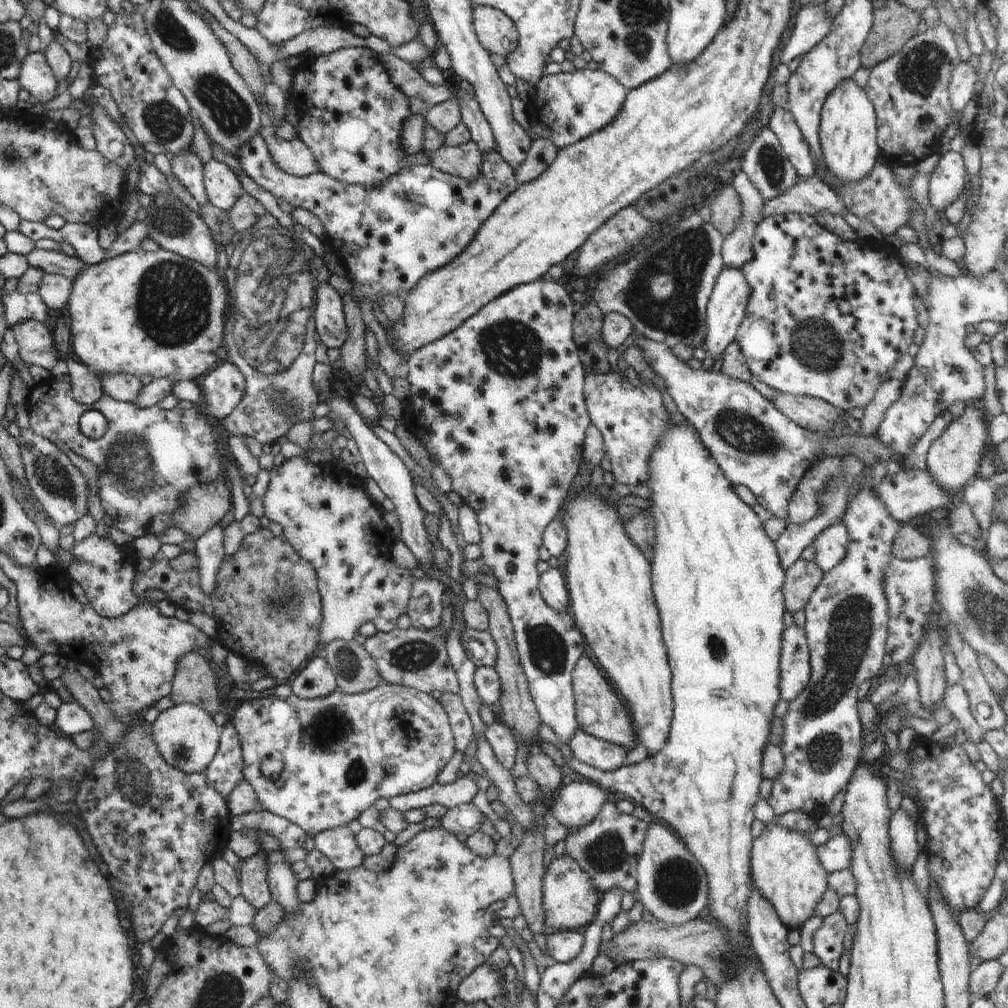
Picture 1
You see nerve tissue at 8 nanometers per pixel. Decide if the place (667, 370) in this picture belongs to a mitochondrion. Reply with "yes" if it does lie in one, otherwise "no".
no

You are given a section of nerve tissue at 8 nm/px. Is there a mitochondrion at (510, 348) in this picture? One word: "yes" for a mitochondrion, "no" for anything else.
yes

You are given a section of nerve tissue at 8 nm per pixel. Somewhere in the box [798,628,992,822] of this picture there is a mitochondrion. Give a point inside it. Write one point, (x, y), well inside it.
(822, 751)

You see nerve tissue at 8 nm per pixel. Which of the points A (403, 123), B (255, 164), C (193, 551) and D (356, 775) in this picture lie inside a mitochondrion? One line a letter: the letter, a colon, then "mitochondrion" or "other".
A: other
B: other
C: other
D: mitochondrion

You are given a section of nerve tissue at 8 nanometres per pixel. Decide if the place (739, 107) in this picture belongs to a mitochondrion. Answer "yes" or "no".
no

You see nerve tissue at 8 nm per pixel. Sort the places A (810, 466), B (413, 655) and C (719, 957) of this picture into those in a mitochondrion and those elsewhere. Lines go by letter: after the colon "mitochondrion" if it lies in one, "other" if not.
A: other
B: mitochondrion
C: mitochondrion

